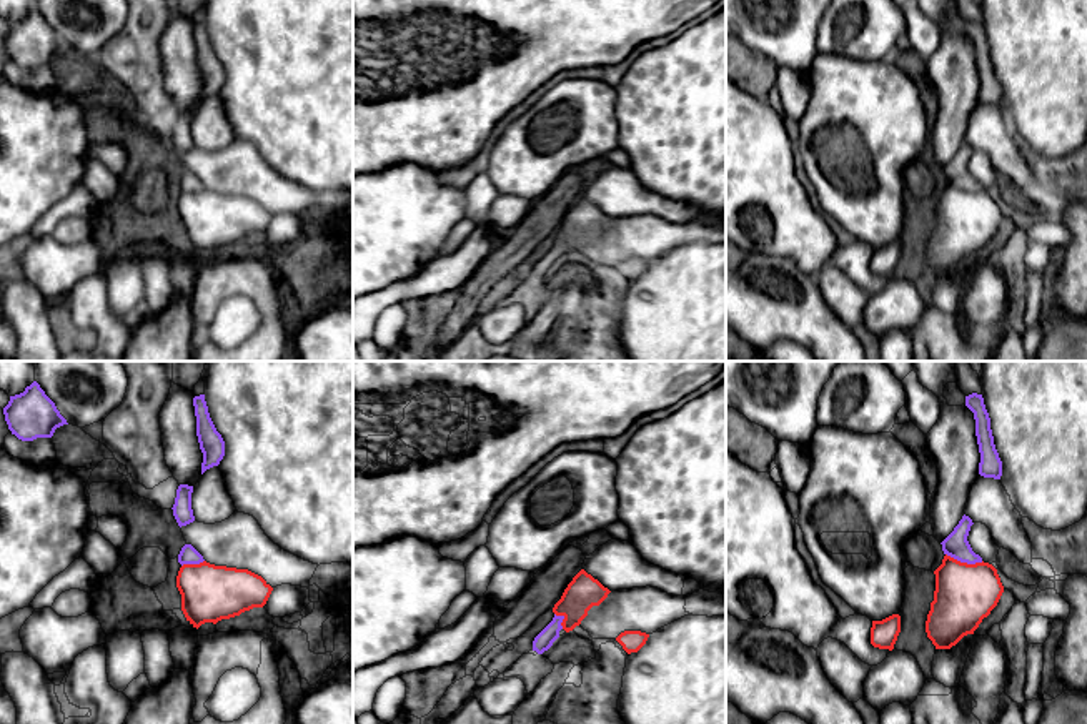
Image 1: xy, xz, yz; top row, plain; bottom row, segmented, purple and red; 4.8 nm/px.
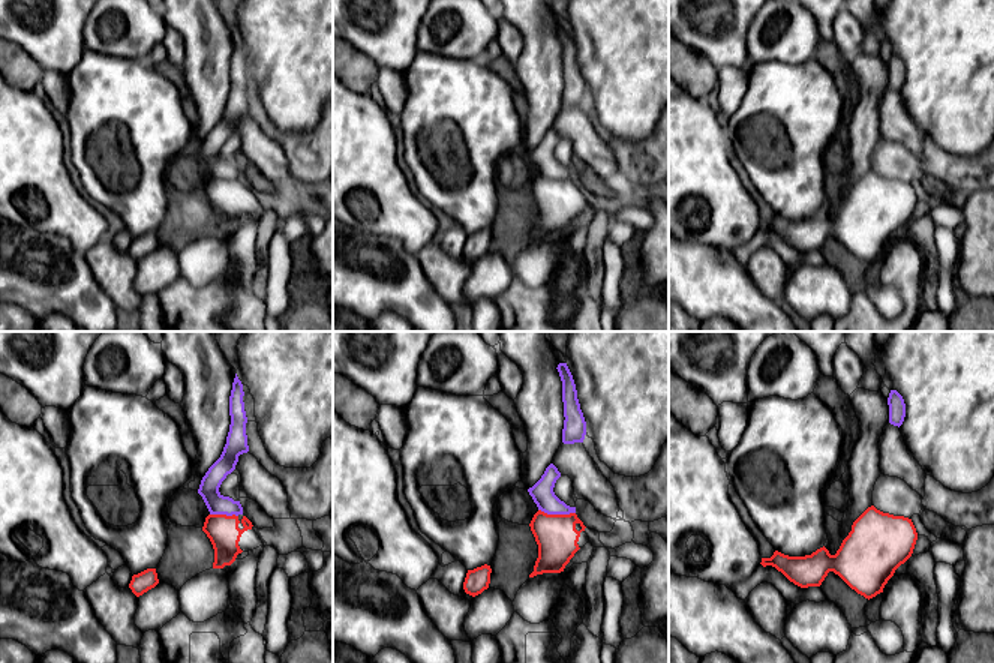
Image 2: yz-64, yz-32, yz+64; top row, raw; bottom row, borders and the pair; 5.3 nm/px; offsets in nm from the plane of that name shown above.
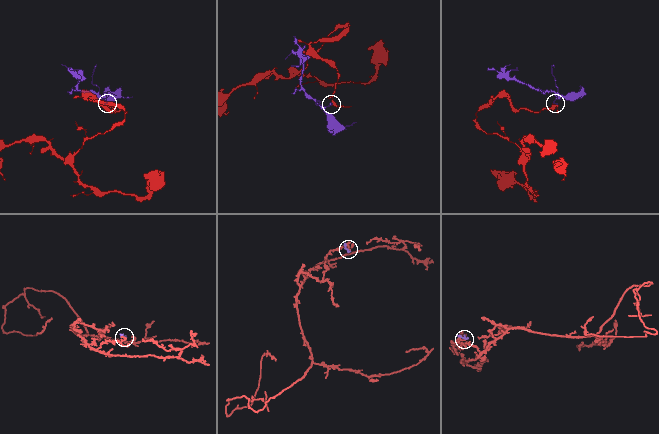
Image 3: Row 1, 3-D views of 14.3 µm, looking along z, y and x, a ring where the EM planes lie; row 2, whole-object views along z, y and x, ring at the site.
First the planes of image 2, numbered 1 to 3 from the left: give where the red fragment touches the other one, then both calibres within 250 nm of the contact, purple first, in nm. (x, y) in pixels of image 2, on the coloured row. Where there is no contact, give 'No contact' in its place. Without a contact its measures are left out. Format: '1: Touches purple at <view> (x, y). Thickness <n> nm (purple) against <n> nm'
1: Touches purple at yz-64 (224, 513). Thickness 110 nm (purple) against 170 nm
2: Touches purple at yz-32 (556, 513). Thickness 120 nm (purple) against 220 nm
3: No contact

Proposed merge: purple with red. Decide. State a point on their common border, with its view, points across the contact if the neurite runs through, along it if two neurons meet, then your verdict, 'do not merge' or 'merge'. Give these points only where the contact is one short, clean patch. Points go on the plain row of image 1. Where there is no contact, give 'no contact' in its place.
contact yz (964, 188); border yz (946, 180), (967, 190), (982, 188); do not merge

